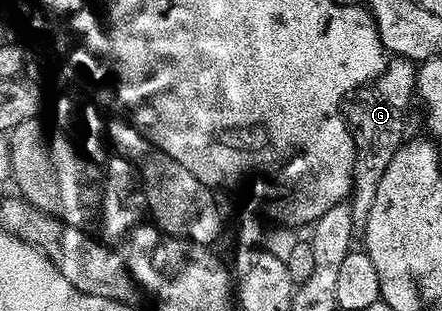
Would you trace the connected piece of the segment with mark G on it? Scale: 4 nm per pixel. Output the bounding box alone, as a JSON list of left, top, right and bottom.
[345,57,416,233]

